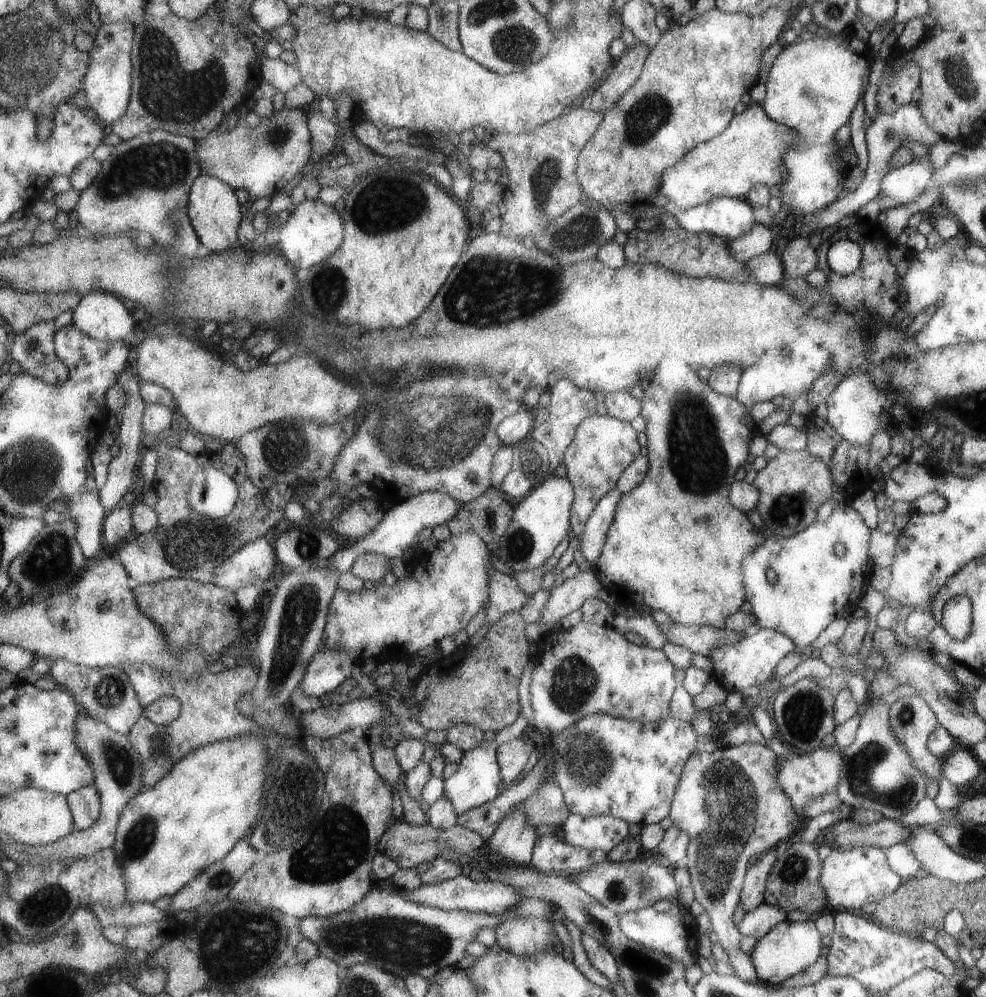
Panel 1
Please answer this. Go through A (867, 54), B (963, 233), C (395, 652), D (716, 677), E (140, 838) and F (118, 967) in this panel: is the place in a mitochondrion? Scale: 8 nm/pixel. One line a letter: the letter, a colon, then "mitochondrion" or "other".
A: other
B: other
C: other
D: other
E: mitochondrion
F: other

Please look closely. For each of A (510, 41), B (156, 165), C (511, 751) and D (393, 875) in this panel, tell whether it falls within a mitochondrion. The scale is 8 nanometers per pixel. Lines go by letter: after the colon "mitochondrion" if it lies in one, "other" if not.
A: mitochondrion
B: mitochondrion
C: other
D: other

